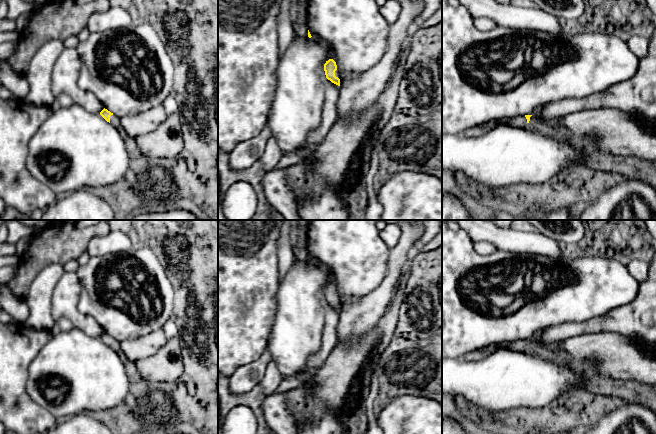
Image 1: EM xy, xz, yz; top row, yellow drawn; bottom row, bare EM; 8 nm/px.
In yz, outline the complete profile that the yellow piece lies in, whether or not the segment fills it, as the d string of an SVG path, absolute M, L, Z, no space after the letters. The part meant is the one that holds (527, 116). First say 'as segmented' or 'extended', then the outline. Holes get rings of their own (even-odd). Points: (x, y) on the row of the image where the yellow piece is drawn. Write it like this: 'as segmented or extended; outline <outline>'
extended; outline M532 115L516 116L514 118L502 120L501 122L513 127L526 128L533 132L538 132L560 143L567 143L570 140L570 135L568 133L566 134L562 130L555 130L547 124L536 120Z

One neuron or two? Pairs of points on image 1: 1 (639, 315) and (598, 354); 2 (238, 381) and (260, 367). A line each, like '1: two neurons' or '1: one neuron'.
1: two neurons
2: one neuron

